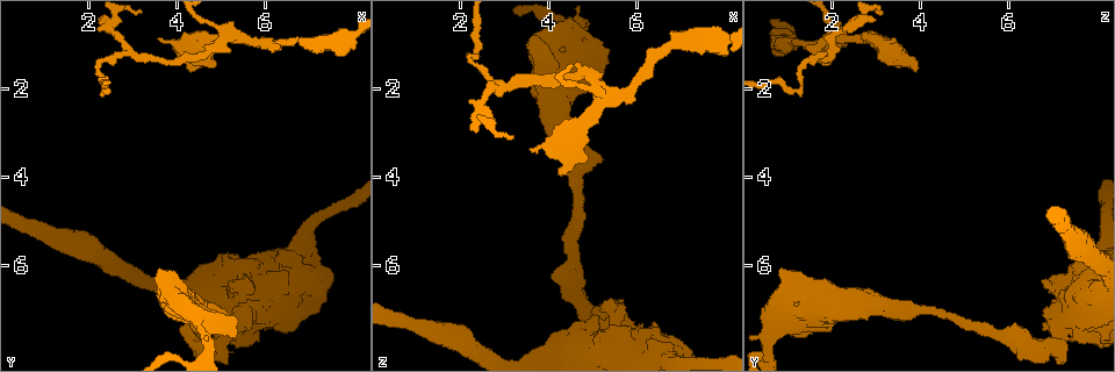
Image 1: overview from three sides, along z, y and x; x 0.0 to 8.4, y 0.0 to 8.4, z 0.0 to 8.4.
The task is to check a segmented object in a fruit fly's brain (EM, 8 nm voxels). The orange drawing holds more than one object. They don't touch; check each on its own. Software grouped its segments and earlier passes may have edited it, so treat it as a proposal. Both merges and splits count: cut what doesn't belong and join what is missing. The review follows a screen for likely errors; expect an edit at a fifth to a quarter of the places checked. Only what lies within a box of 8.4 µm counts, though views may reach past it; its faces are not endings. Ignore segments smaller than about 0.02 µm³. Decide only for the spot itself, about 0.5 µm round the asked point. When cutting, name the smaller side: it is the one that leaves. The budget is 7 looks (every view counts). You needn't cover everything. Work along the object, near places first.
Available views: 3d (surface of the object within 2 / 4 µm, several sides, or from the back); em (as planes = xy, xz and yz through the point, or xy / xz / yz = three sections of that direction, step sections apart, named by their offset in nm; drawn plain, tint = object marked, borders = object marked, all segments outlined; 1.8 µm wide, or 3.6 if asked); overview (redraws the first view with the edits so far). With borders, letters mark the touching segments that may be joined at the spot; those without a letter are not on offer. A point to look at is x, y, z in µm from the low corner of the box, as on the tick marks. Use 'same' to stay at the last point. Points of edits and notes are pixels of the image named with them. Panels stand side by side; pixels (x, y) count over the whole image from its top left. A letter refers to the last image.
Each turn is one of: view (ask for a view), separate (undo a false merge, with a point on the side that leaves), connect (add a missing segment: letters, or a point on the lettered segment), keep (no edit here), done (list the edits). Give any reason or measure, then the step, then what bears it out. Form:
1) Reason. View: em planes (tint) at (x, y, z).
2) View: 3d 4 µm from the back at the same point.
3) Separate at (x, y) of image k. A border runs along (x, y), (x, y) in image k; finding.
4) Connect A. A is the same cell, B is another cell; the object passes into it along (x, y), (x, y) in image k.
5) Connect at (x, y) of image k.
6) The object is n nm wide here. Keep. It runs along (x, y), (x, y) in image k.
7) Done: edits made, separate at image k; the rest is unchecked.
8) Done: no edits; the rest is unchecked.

View: em 3.6 µm xz step 16 (borders) at (5.55, 6.70, 7.30).

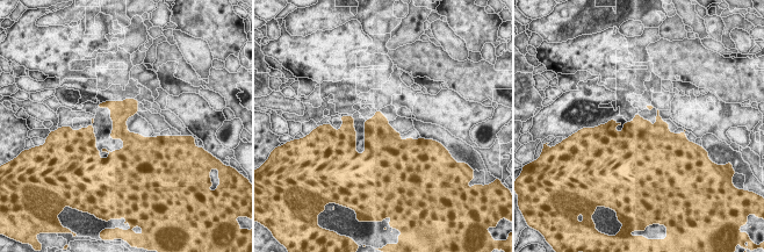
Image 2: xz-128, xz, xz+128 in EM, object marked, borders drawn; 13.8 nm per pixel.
View: em 3.6 µm planes (borders) at the same point.

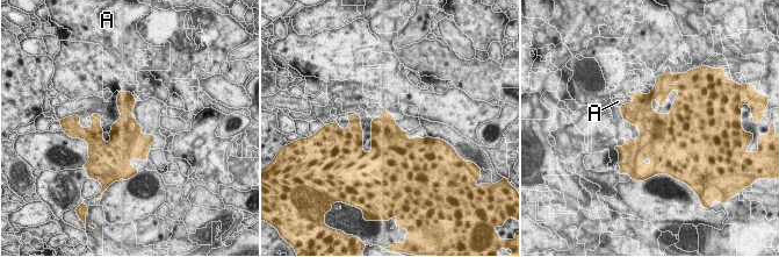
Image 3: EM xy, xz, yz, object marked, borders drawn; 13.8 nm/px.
Separate at (141, 144) of image 3. A is another cell; a border runs along (141, 126), (129, 141), (134, 157) in image 3; a second neuron is stuck on.

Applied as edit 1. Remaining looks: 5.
Branch stops here. View: 3d 4 µm at (3.55, 0.90, 3.45).

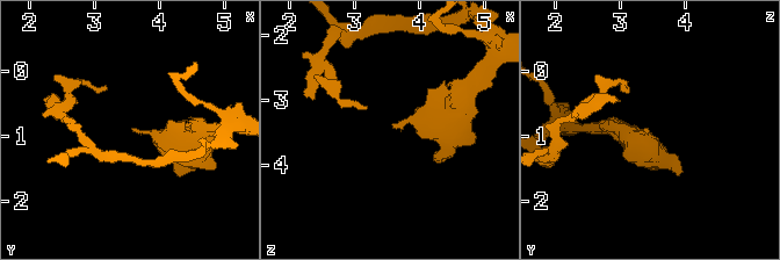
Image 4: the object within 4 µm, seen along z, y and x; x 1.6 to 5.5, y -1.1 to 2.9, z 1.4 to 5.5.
Now the EM. View: em planes (borders) at (3.60, 0.90, 3.35).

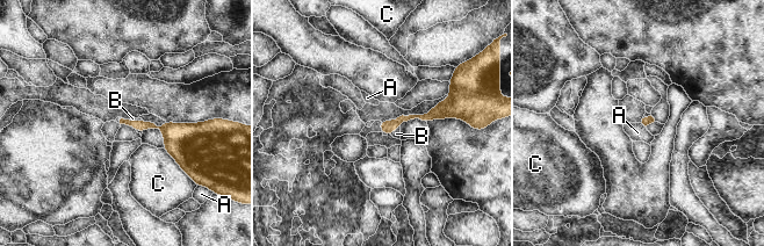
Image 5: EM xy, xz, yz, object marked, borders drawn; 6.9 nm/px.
Connect B. B is the same cell, A and C are other cells; the object passes into it along (387, 127), (380, 127), (375, 127) in image 5; it goes on there.

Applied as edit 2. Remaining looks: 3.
Redraw. View: overview.

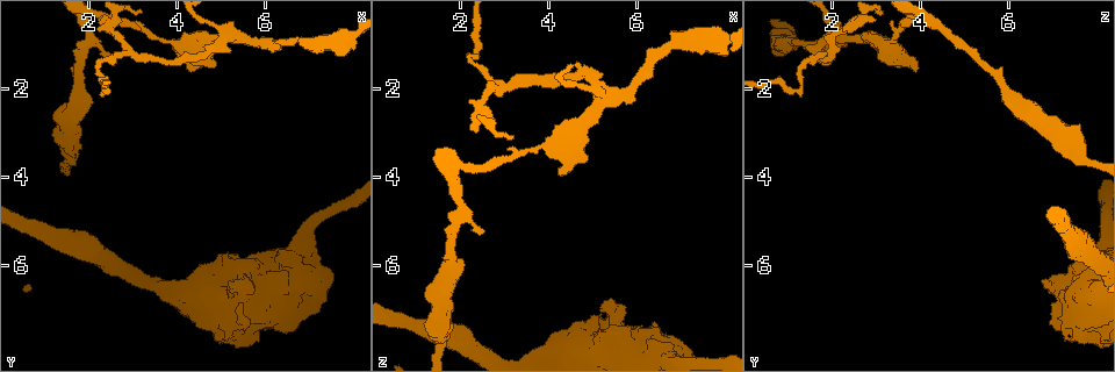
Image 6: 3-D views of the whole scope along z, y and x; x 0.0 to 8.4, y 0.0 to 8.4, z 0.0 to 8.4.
Sharp bend. View: 3d 2 µm at (5.25, 0.85, 2.20).

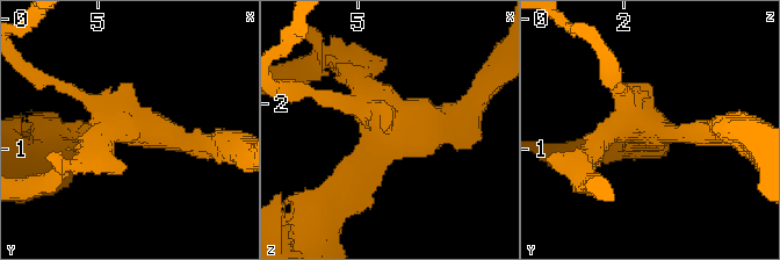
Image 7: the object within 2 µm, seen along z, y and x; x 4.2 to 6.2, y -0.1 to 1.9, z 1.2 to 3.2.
4 arms meet here; now the EM. View: em xy step 16 (borders) at (5.26, 0.84, 2.24).

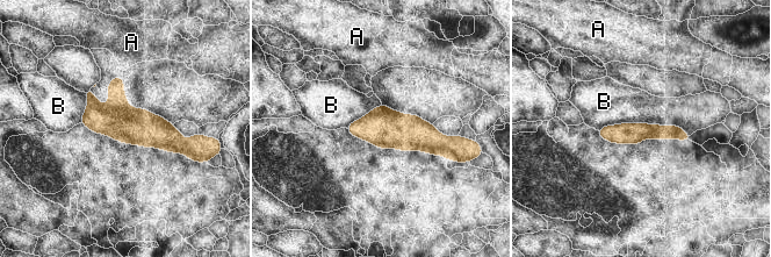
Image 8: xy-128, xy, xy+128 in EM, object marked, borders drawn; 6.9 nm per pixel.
Separate at (116, 97) of image 8. A and B are other cells; a border runs along (127, 101), (117, 109), (107, 109) in image 8; two neurons meet here.

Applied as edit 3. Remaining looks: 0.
Done: edits made, separate at image 3, connect at image 5, separate at image 8; the rest is unchecked.

